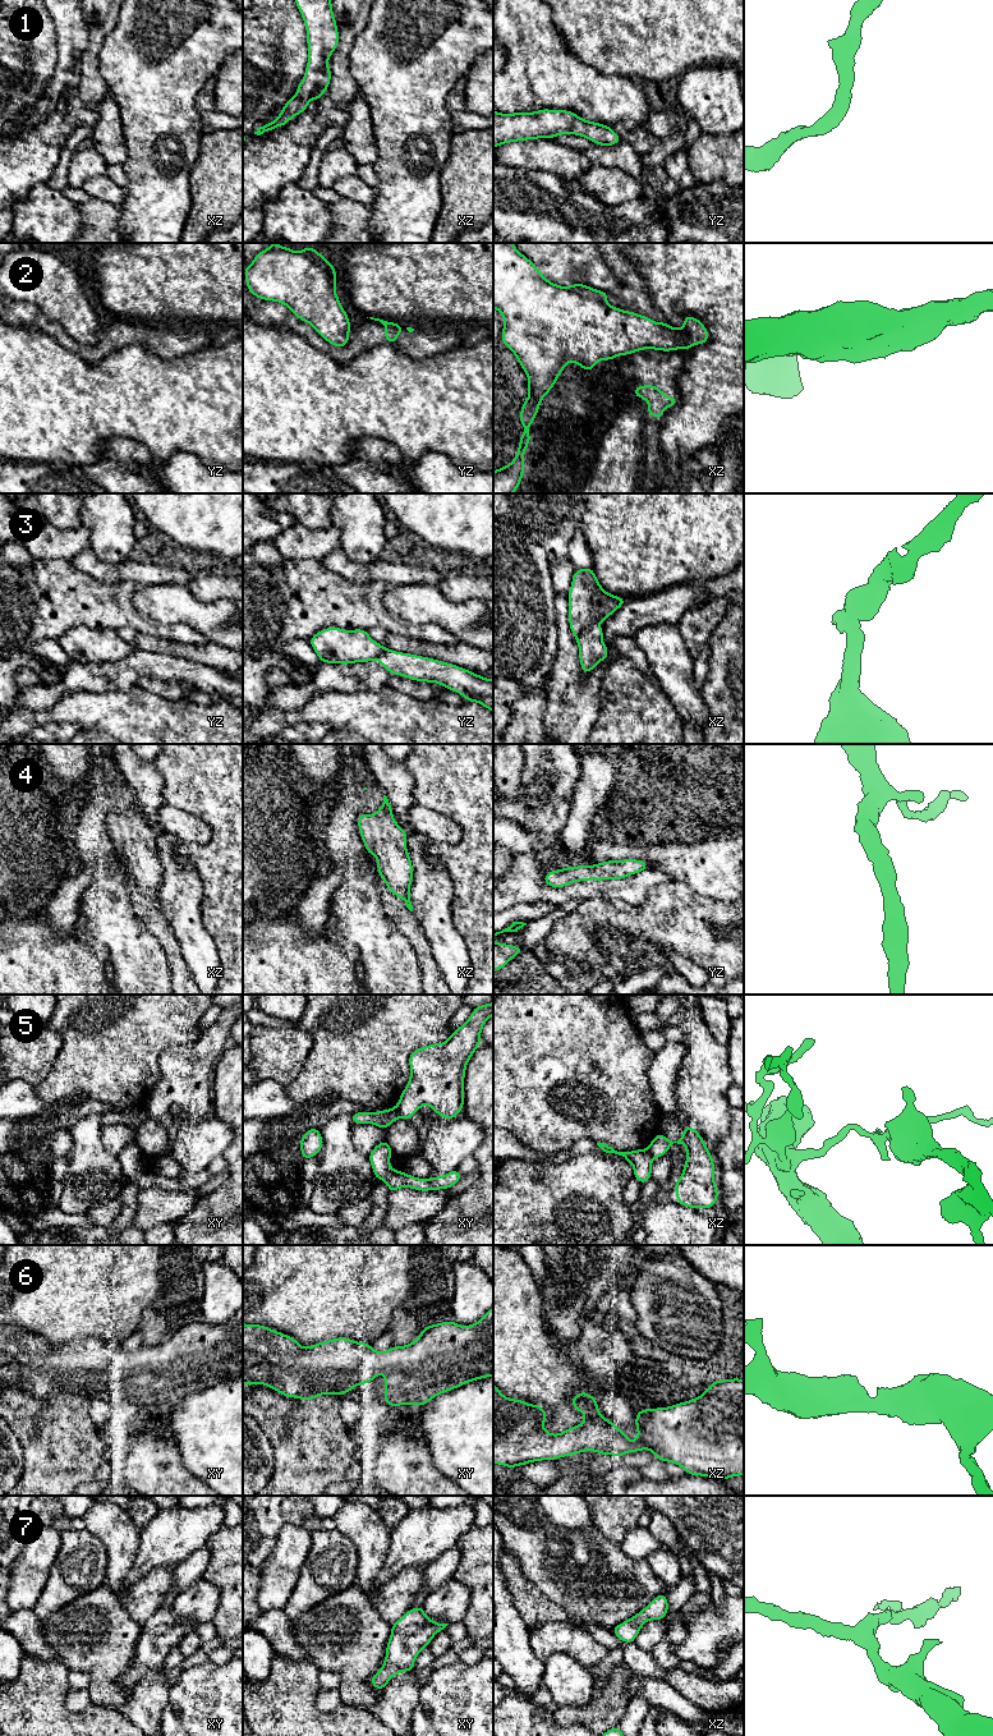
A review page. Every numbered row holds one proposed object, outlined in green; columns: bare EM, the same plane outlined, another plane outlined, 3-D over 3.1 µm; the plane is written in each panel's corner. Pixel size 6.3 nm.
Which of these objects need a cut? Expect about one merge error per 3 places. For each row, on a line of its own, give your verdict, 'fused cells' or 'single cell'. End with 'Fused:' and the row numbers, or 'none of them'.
1: single cell
2: fused cells
3: fused cells
4: single cell
5: fused cells
6: single cell
7: single cell
Fused: 2, 3, 5

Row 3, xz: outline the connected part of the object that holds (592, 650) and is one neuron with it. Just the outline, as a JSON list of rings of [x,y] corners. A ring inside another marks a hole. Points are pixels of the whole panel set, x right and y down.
[[[598,625],[584,629],[576,637],[580,666],[585,674],[590,672],[601,661],[610,656],[602,637],[603,629]]]

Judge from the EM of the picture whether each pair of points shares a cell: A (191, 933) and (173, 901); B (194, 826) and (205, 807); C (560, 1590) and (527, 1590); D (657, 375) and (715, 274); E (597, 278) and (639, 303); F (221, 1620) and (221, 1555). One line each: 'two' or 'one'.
A: one
B: two
C: two
D: two
E: two
F: one

